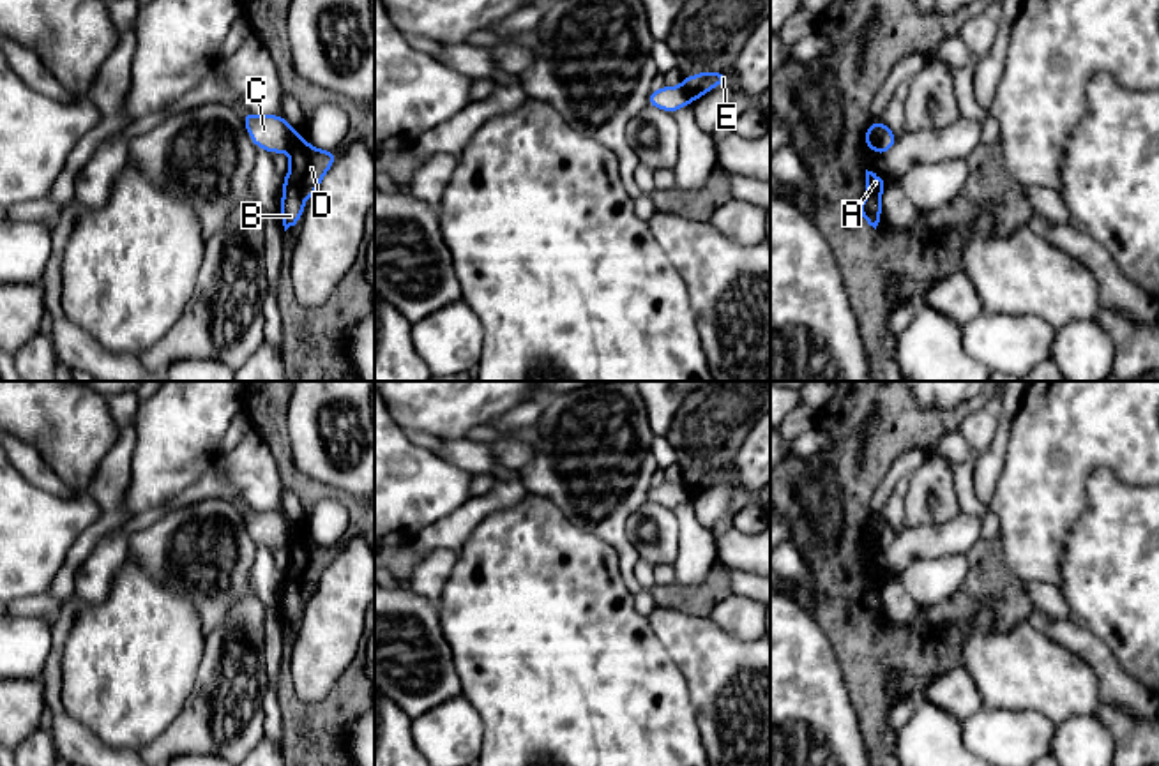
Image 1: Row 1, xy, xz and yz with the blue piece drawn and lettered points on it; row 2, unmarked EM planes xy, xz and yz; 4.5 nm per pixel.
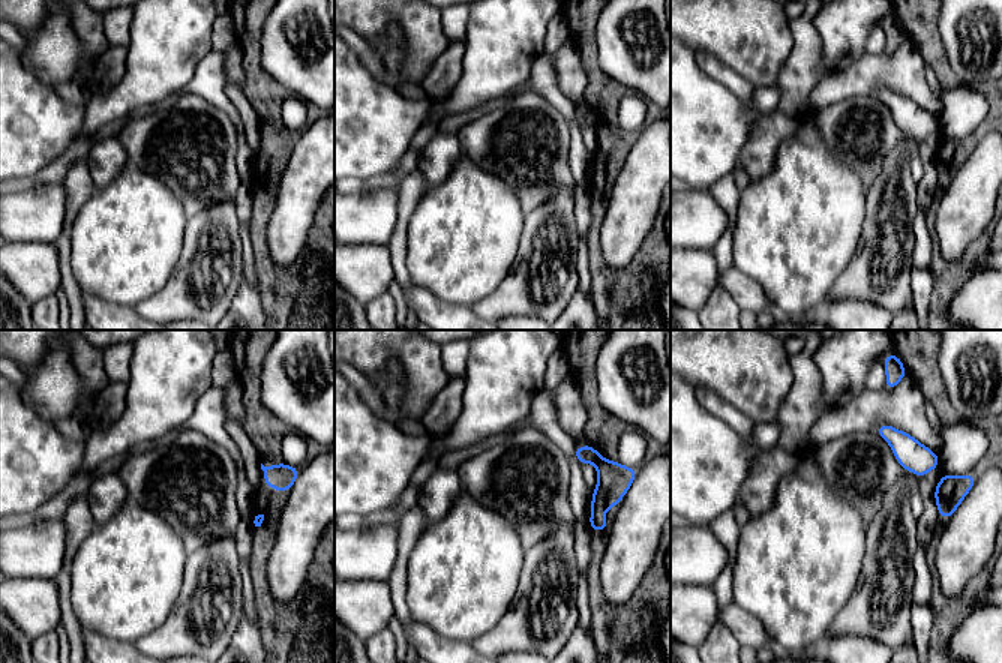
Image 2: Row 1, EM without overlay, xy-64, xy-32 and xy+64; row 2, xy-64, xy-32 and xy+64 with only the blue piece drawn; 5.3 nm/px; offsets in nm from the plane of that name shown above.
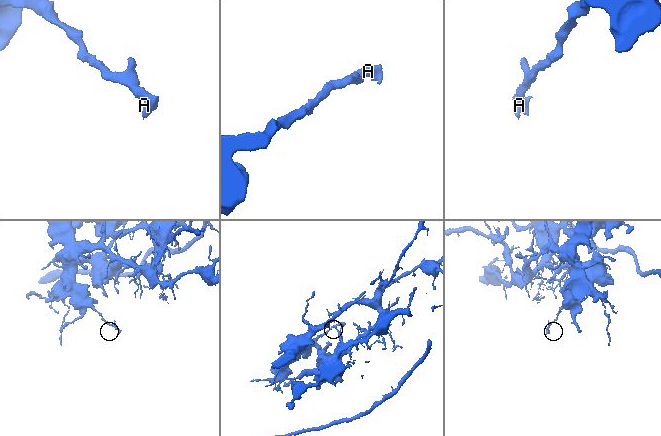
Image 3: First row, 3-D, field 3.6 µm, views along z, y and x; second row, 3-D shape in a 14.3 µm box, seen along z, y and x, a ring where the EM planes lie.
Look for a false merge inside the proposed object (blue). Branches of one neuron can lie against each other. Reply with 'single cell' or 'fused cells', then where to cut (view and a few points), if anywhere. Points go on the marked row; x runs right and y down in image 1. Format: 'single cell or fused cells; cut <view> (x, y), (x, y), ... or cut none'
fused cells; cut xy (297, 133), (287, 150)

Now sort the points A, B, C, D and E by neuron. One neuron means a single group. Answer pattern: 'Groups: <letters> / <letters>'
Groups: A B D E / C

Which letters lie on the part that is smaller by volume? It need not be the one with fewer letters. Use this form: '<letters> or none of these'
A, B, D, E

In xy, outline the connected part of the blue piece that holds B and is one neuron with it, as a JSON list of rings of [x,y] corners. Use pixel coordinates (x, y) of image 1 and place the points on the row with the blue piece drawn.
[[[299,132],[290,148],[290,169],[283,180],[283,198],[279,215],[284,231],[295,226],[306,214],[302,199],[313,199],[320,182],[334,166],[337,154],[334,150],[318,150],[309,145]]]

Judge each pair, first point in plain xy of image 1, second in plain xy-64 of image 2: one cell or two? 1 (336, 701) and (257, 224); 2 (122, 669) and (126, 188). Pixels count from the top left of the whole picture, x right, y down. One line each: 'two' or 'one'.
1: one
2: one

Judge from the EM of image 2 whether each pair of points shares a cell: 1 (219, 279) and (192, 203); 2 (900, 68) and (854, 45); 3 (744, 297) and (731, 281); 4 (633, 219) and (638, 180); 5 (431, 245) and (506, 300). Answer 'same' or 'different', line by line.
1: different
2: different
3: same
4: same
5: different

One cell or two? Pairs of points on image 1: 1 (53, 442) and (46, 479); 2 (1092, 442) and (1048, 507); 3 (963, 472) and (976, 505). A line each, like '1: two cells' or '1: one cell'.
1: two cells
2: one cell
3: one cell

